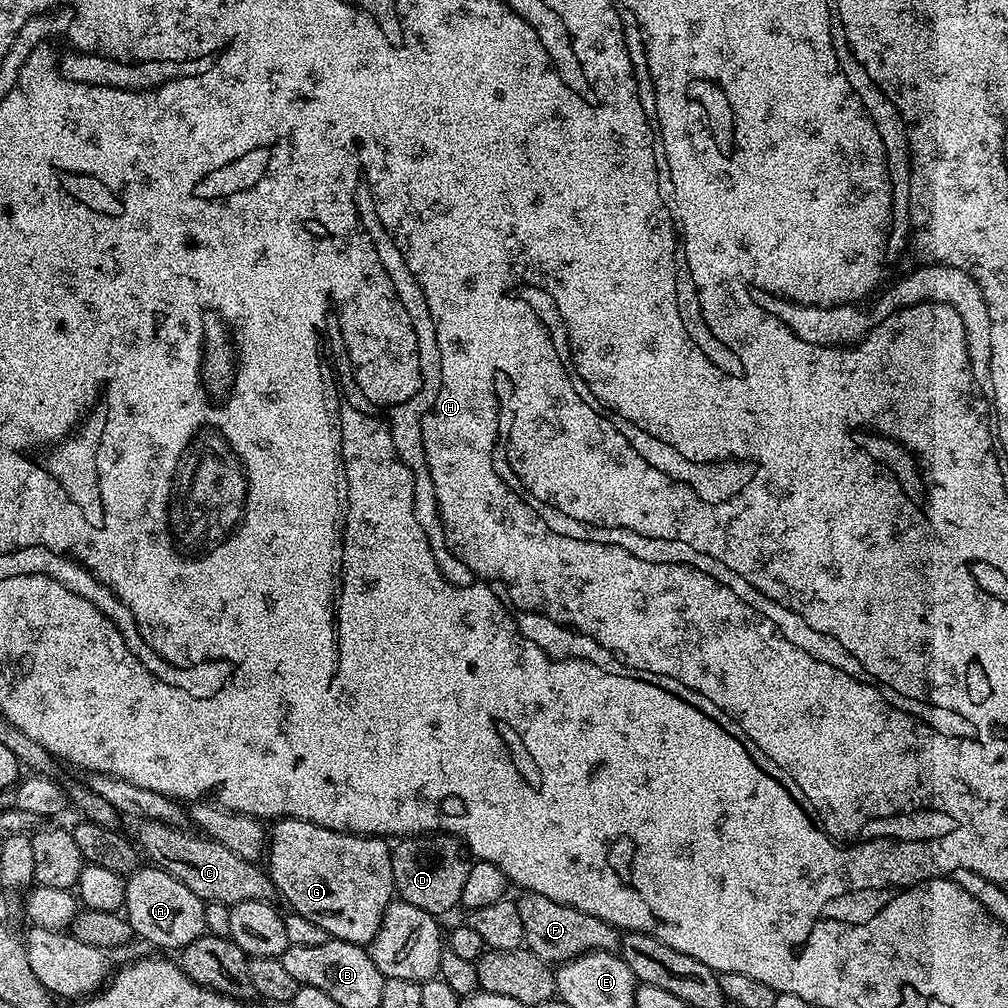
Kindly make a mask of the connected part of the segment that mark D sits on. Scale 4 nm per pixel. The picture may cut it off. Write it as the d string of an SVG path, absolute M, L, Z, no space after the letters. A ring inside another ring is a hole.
M430 832L427 834L413 834L397 839L391 845L392 850L392 882L397 897L410 906L418 906L418 910L426 910L431 916L443 917L443 912L448 912L459 905L462 898L462 886L466 883L466 874L470 874L473 861L470 853L464 847L464 841L459 836L449 836L446 832Z

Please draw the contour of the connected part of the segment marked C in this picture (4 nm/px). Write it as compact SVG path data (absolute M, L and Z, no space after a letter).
M153 820L139 821L136 827L138 828L136 830L136 836L134 835L134 838L135 841L137 842L137 845L139 846L139 849L143 852L143 855L145 857L147 855L151 859L149 861L155 867L159 867L164 871L170 873L172 877L177 878L178 882L182 882L182 884L186 886L186 888L190 890L192 894L198 897L199 900L203 900L204 903L227 904L231 906L237 904L238 902L262 901L262 900L267 900L270 902L275 899L277 891L276 888L273 886L272 880L269 879L269 877L267 876L267 871L261 865L258 865L255 861L249 861L244 858L240 858L238 854L234 854L232 850L227 850L226 846L222 846L222 844L218 843L217 840L211 840L208 837L205 837L197 833L194 833L195 835L190 834L188 833L188 830L166 826L164 823L156 823Z

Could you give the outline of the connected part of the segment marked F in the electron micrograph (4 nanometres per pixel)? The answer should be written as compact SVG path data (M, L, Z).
M524 892L521 897L516 900L516 905L522 918L524 944L529 952L548 964L559 966L587 952L616 952L619 949L621 929L602 922L602 918L559 904L542 894Z

